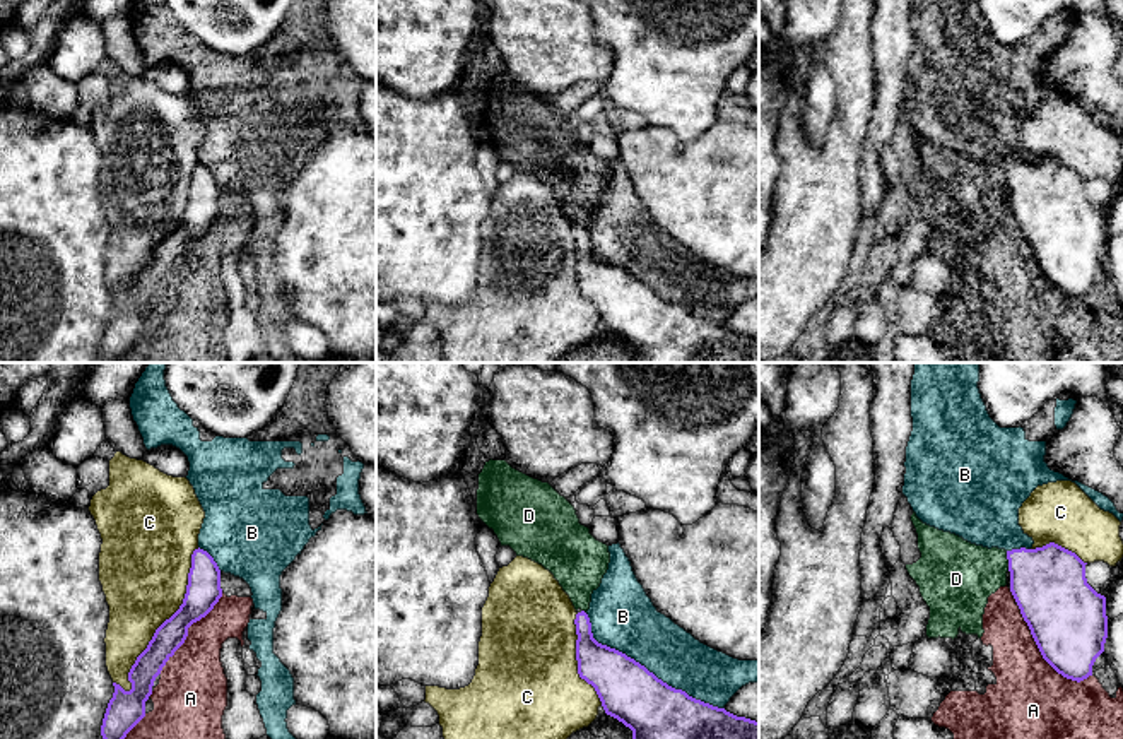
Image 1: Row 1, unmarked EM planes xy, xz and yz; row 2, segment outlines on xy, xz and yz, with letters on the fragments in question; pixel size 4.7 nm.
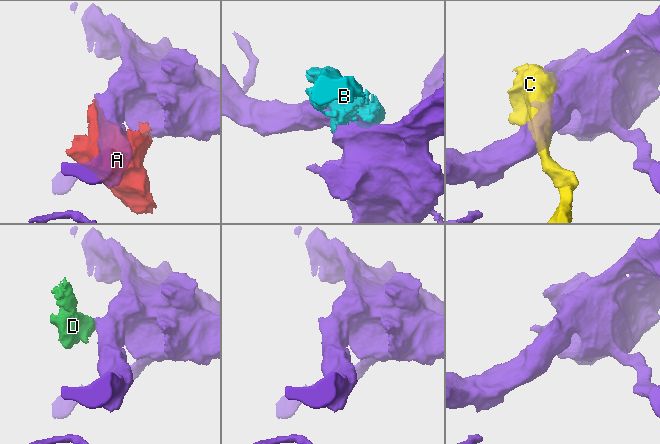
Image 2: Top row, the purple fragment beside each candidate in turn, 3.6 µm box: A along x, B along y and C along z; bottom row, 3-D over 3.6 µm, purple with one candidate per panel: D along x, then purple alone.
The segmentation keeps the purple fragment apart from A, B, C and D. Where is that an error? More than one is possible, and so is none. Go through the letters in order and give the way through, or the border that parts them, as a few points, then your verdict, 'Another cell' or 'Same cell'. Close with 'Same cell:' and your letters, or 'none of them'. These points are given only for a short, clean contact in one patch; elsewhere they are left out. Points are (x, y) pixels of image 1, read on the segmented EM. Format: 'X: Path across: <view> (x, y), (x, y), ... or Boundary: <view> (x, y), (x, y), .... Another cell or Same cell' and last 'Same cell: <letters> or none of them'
A: Another cell
B: Another cell
C: Another cell
D: Boundary: yz (1005, 551), (1009, 570). Another cell
Same cell: none of them

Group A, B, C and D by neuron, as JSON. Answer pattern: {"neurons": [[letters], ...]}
{"neurons": [["A", "D"], ["B"], ["C"]]}

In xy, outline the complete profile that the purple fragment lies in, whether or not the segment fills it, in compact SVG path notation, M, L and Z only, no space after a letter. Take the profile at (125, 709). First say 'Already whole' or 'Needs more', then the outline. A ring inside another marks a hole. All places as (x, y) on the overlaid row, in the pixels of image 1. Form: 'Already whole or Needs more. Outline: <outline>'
Already whole. Outline: M198 547L191 554L183 604L156 630L147 648L137 657L128 672L132 689L125 691L120 684L113 683L115 693L101 725L103 739L125 739L145 717L145 701L152 695L156 677L185 643L188 628L205 618L220 597L220 570L214 558Z

